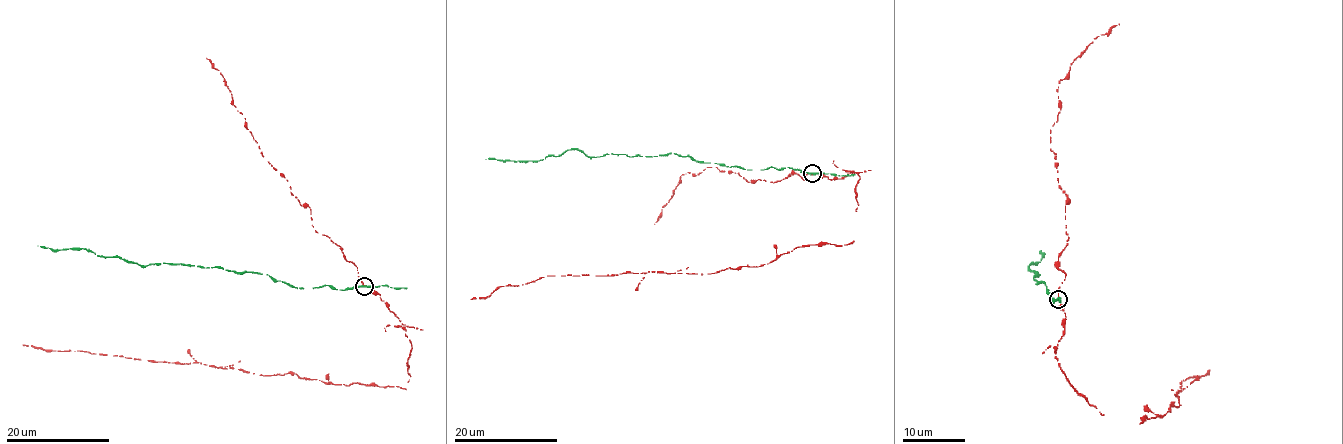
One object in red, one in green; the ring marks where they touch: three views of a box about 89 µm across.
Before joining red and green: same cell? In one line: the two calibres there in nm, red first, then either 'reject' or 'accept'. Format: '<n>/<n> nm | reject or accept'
240/300 nm | reject

